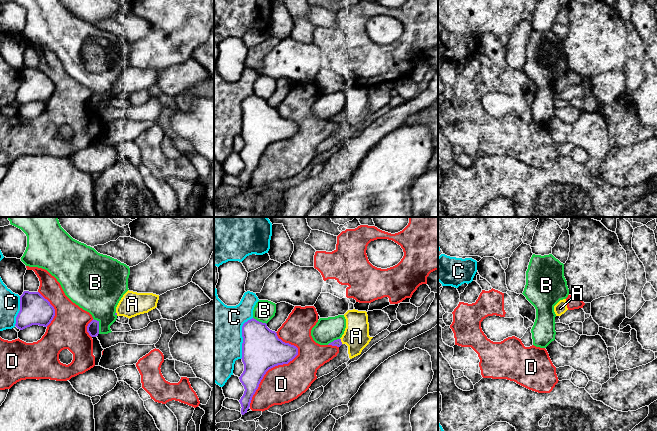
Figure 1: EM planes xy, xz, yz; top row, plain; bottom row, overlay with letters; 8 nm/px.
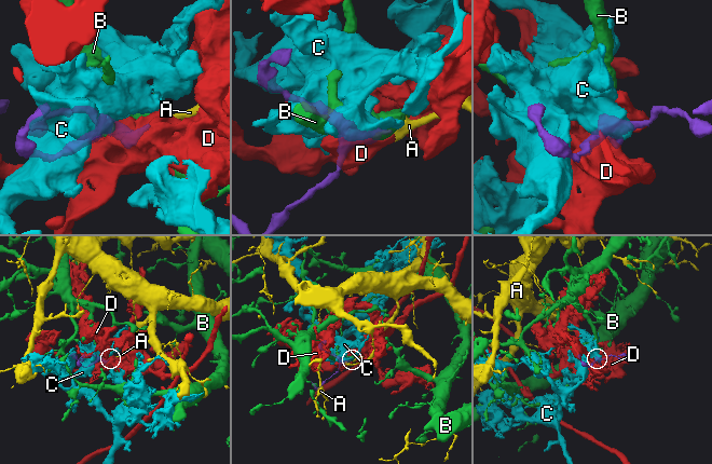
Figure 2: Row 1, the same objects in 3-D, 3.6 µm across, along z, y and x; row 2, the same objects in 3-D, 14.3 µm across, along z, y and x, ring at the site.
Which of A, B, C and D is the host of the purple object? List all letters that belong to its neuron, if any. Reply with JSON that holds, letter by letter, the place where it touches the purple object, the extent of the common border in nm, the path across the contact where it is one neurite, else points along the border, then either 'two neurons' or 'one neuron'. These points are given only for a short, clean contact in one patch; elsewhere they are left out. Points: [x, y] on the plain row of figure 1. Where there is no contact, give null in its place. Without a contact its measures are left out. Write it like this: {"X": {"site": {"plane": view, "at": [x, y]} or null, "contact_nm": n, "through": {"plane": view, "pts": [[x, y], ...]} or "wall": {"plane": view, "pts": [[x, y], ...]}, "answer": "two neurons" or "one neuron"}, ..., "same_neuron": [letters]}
{"A": {"site": {"plane": "xz", "at": [340, 117]}, "contact_nm": 50, "answer": "one neuron"}, "B": {"site": {"plane": "xy", "at": [98, 101]}, "contact_nm": 140, "answer": "two neurons"}, "C": {"site": {"plane": "xz", "at": [242, 112]}, "contact_nm": 340, "answer": "two neurons"}, "D": {"site": {"plane": "xz", "at": [279, 140]}, "contact_nm": 650, "answer": "two neurons"}, "same_neuron": ["A"]}

